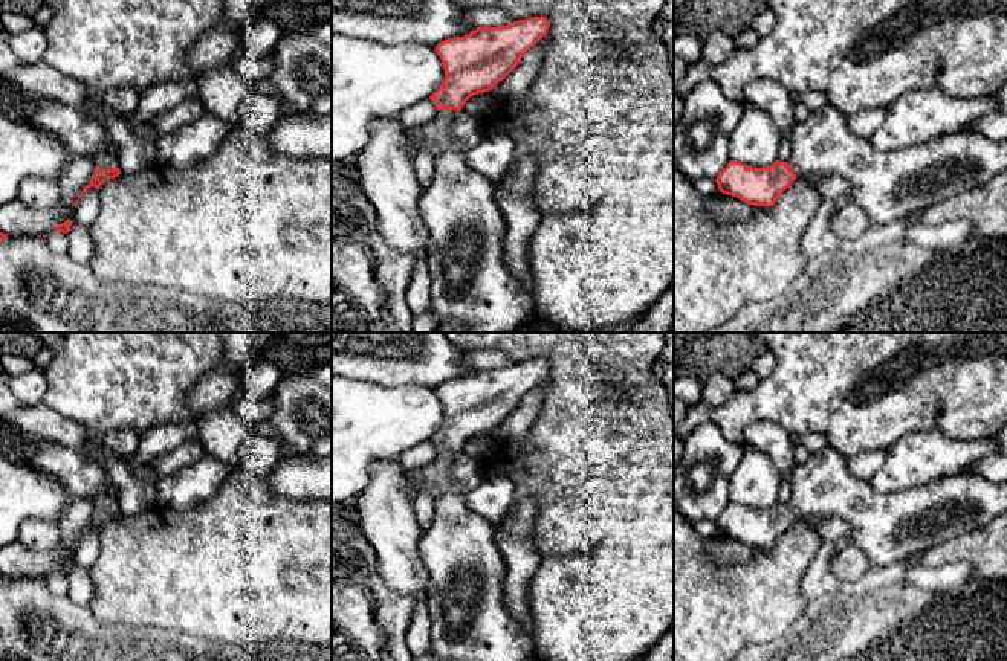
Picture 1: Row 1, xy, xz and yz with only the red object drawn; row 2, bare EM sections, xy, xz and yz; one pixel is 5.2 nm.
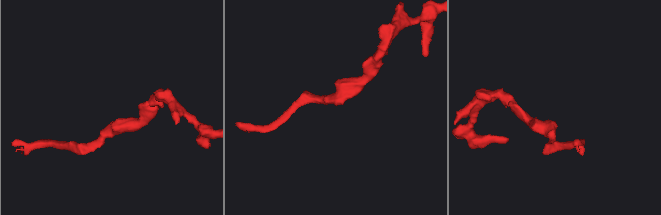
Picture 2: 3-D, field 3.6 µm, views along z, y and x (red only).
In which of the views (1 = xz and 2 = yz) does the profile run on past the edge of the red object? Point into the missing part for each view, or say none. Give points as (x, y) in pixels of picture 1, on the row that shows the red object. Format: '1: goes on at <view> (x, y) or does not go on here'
1: goes on at xz (471, 283)
2: goes on at yz (887, 185)

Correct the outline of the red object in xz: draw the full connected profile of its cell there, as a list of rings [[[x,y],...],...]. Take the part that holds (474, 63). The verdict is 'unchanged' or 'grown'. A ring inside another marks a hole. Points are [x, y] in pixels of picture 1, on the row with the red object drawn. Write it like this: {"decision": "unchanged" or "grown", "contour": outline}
{"decision": "grown", "contour": [[[532,17],[507,26],[477,27],[436,46],[445,69],[443,82],[429,96],[437,113],[422,127],[405,128],[405,143],[413,153],[429,143],[434,153],[432,183],[423,191],[419,211],[429,232],[429,308],[437,325],[458,321],[466,325],[466,333],[513,333],[535,316],[532,293],[521,287],[506,263],[506,218],[495,197],[495,182],[468,166],[452,127],[465,102],[503,81],[549,27],[546,17]]]}

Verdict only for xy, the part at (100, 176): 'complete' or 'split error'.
split error

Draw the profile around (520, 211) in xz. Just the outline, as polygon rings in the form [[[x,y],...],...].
[[[523,156],[500,182],[495,182],[495,197],[506,218],[506,263],[527,293],[533,292],[527,258],[529,238],[541,220],[536,203],[530,197],[536,171],[538,160],[533,156]]]

